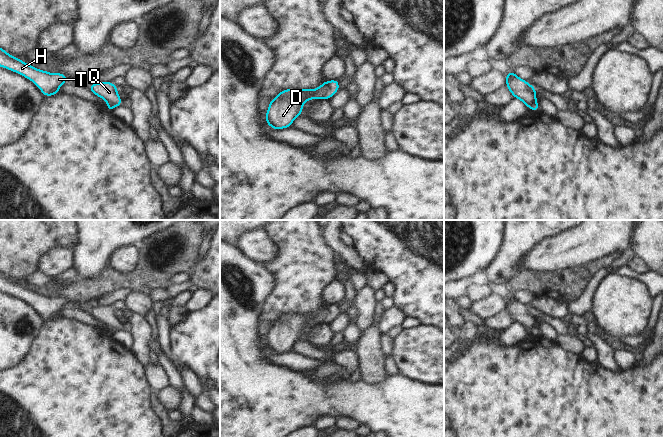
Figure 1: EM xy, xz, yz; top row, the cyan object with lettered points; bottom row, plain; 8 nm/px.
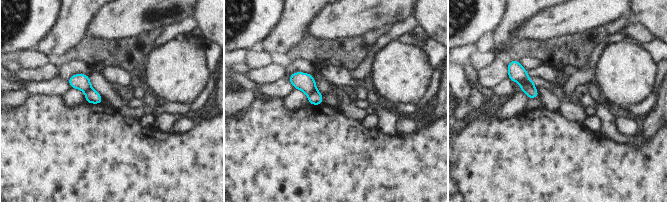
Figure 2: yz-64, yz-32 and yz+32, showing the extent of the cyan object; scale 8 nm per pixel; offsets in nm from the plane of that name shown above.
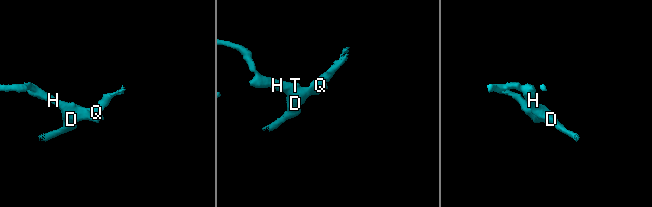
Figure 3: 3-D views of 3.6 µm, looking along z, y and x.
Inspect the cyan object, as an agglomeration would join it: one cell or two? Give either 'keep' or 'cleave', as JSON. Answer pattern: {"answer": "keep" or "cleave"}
{"answer": "cleave"}

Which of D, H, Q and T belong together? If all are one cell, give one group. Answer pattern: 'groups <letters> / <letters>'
groups D H T / Q

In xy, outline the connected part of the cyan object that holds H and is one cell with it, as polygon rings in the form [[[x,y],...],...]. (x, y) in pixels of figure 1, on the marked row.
[[[0,48],[0,67],[19,73],[25,78],[31,80],[41,90],[45,98],[61,94],[58,91],[58,88],[69,81],[66,75],[61,72],[53,74],[39,70],[24,63],[21,59],[13,57],[2,48]]]

